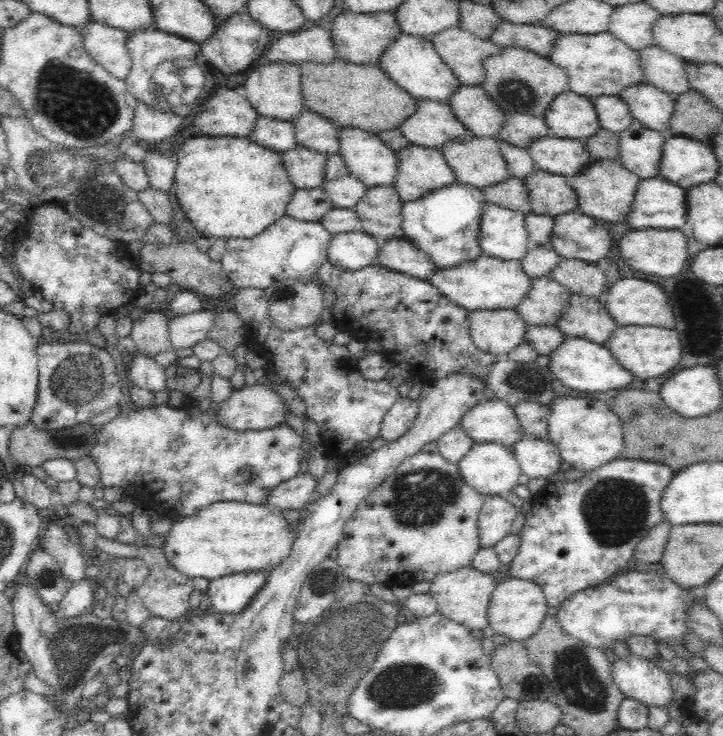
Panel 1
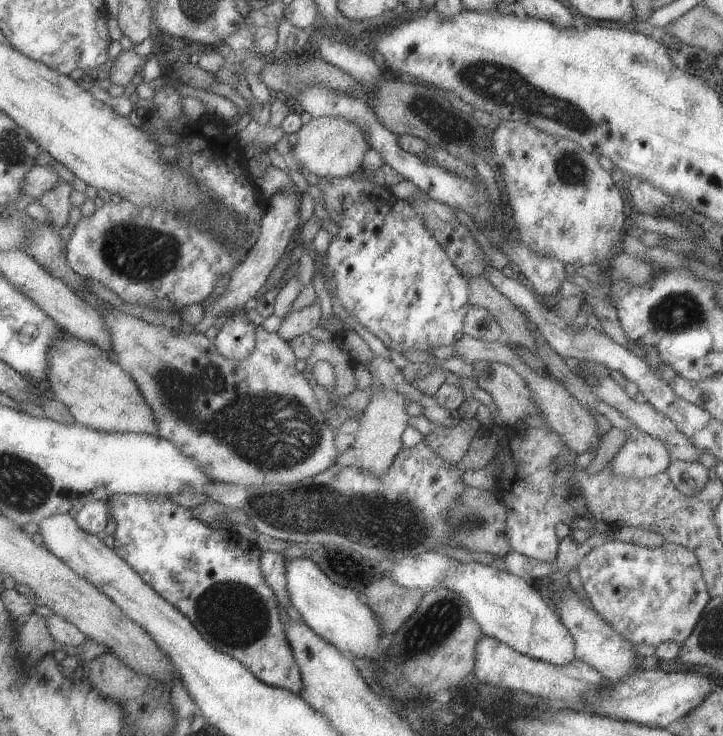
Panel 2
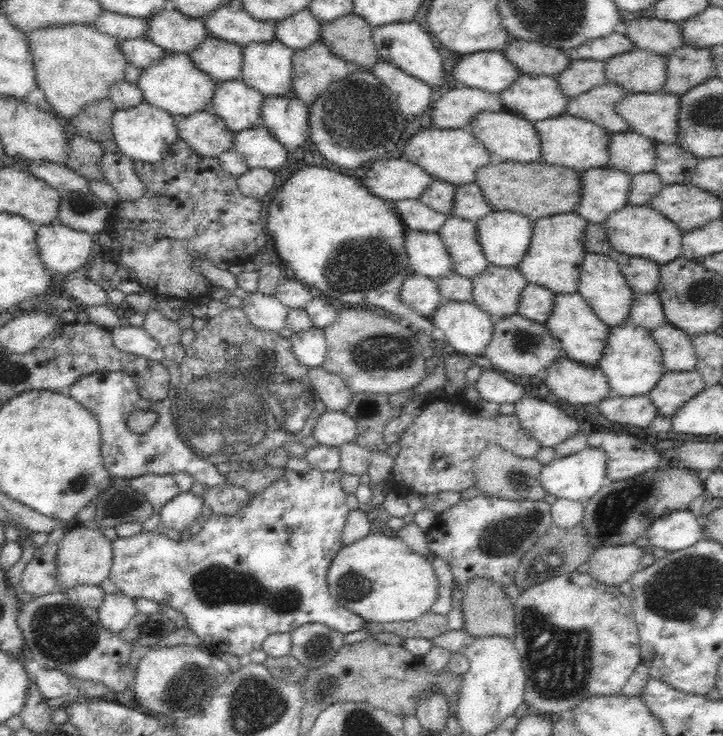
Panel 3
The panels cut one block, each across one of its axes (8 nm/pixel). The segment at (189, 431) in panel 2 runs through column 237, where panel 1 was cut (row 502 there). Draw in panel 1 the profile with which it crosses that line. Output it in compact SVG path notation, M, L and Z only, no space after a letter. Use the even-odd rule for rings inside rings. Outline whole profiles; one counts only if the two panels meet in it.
M418 452L410 456L396 468L392 476L384 480L344 524L342 538L338 542L338 564L344 570L344 576L362 584L400 584L412 586L416 582L430 582L448 572L456 572L460 568L468 568L474 556L482 550L478 520L480 510L488 496L476 492L468 486L460 474L458 464L448 462L440 452Z

